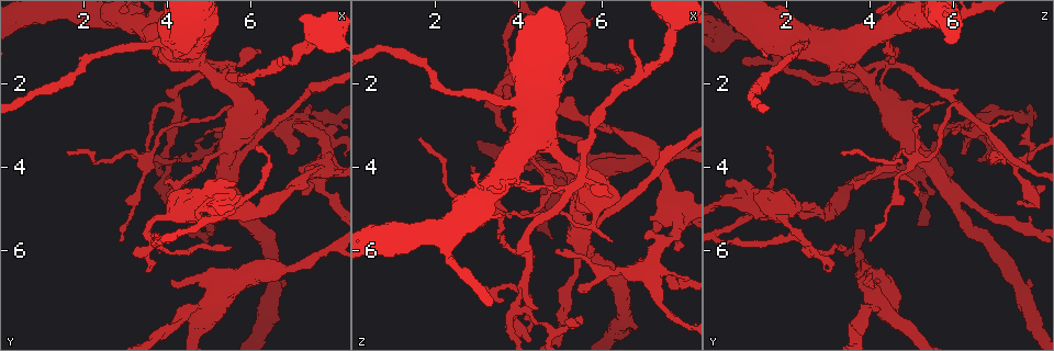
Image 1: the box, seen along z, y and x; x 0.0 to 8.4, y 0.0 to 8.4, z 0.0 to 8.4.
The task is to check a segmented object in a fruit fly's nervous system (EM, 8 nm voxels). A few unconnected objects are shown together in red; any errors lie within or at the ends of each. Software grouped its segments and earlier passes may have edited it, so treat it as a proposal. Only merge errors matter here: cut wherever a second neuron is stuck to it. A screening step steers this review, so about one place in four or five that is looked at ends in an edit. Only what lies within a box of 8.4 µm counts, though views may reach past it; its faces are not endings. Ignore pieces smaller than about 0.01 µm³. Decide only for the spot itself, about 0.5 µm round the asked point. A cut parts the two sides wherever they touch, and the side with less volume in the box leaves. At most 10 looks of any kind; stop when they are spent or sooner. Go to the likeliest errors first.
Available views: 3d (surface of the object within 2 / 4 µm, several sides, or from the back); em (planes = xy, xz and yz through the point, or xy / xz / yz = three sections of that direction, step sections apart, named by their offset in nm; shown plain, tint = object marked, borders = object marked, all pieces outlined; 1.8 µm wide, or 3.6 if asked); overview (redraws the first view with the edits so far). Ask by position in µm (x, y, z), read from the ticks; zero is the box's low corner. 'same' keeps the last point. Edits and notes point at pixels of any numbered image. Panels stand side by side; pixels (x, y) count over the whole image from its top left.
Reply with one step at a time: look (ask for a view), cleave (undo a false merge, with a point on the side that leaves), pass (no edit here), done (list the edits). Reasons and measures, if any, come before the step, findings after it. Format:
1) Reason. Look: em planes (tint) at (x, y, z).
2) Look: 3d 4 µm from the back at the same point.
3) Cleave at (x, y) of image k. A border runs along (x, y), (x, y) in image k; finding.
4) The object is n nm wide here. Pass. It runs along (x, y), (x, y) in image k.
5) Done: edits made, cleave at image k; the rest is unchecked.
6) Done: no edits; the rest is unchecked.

Sudden change in width. Look: 3d 4 µm from the back at (7.10, 3.05, 6.35).

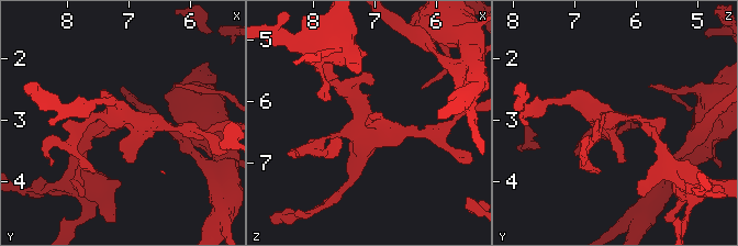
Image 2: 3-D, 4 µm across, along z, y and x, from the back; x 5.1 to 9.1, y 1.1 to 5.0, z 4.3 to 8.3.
Look: em xz step 4 (tint) at (7.10, 2.95, 6.35).

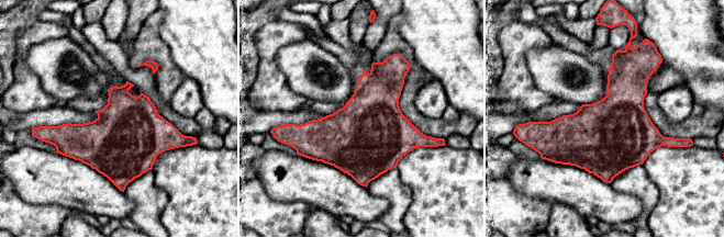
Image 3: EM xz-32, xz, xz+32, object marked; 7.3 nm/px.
Look: em planes (tint) at the same point.

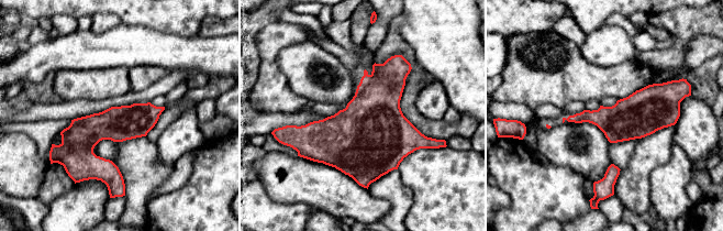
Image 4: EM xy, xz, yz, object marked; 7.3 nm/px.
The object is 260 nm wide here. Pass. It runs along (159, 109), (89, 143), (111, 183) in image 4; one neuron here.

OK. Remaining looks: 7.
Thick turns thin. Look: em planes (plain) at (7.65, 4.05, 5.05).

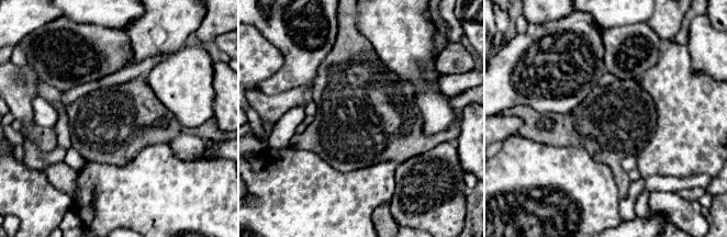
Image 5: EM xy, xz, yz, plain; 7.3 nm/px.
Look: em planes (borders) at the same point.

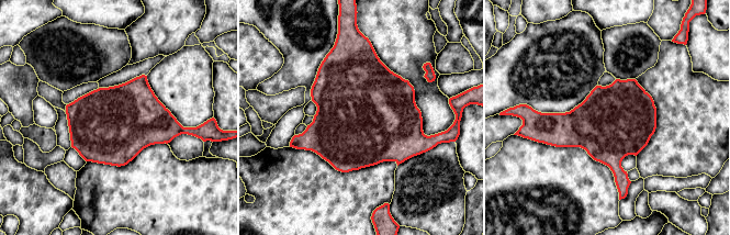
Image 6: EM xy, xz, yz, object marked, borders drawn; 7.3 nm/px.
Pass. All the same neuron.

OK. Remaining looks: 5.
Look: em 3.6 µm planes (borders) at (4.10, 1.15, 3.00).

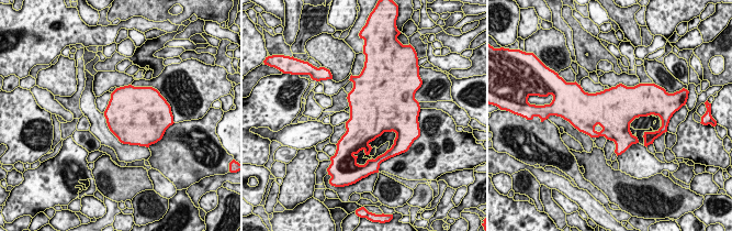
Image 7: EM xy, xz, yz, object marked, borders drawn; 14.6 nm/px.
The object is 700 nm wide here. Pass. All the same neuron.

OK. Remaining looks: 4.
Arms part here. Look: 3d 2 µm from the back at (3.55, 3.80, 5.15).

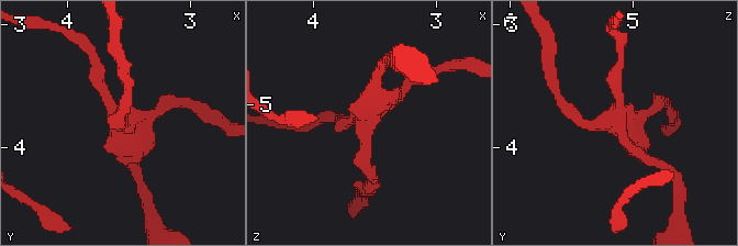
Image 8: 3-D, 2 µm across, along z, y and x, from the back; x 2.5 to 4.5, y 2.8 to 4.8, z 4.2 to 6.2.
3 arms meet here; shape alone is not enough. Look: em xy step 8 (tint) at (3.56, 3.76, 5.14).

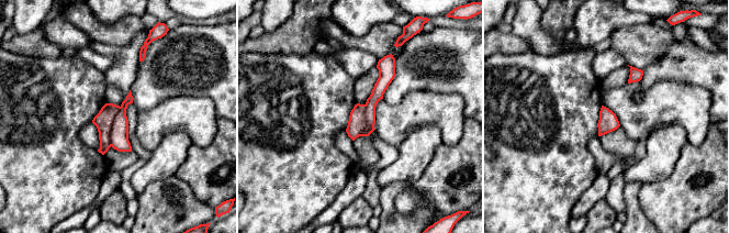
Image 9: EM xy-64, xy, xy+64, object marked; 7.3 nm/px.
Another direction. Look: em planes (tint) at the same point.

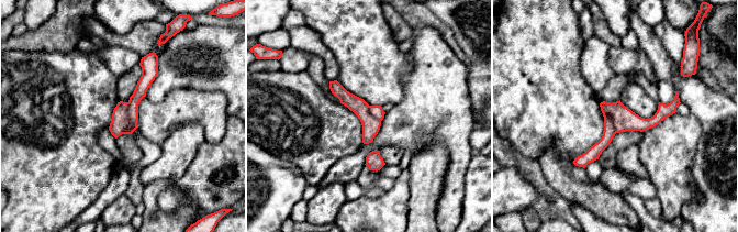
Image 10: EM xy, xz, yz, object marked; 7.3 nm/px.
Cleave at (120, 117) of image 10. A border runs along (129, 102), (129, 124), (122, 133) in image 10; two neurons meet here.

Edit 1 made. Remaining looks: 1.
Done: edits made, cleave at image 10; the rest is unchecked.

